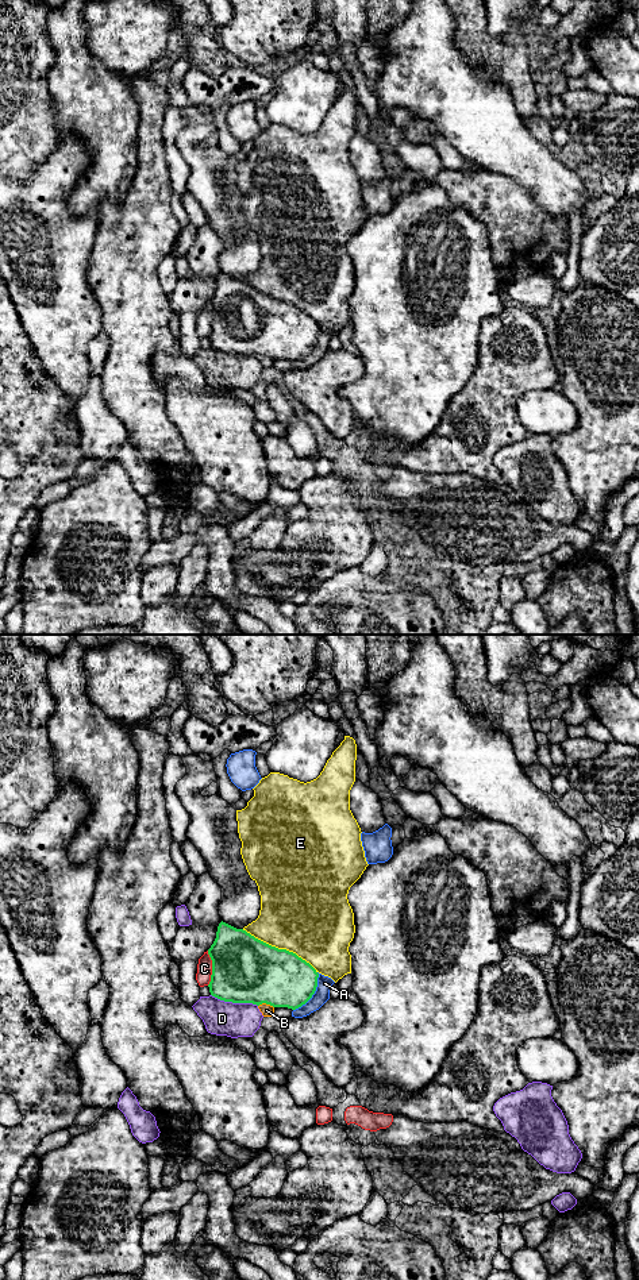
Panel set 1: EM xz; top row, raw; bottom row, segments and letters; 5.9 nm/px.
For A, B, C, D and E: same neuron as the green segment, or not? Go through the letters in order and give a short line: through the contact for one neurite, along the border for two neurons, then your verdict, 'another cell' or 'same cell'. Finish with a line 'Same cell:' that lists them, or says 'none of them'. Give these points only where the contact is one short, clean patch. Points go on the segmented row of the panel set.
A: line xz (318, 972), (315, 993), (293, 1010); another cell
B: another cell
C: another cell
D: another cell
E: another cell
Same cell: none of them

